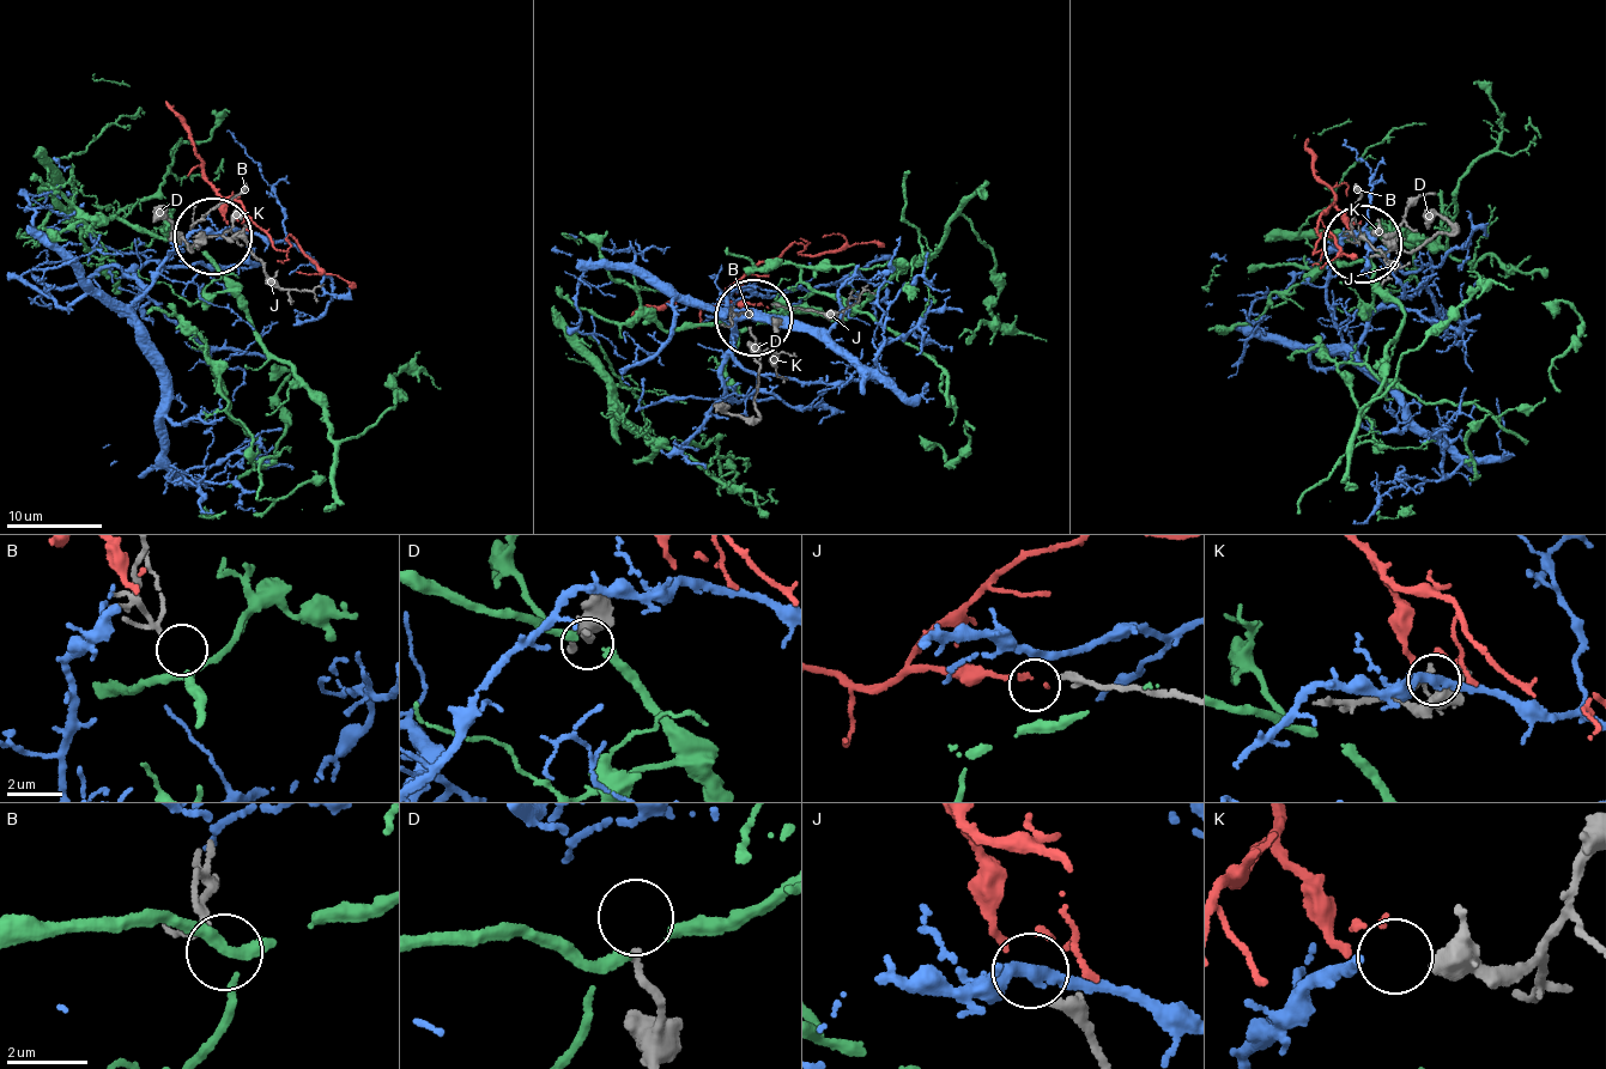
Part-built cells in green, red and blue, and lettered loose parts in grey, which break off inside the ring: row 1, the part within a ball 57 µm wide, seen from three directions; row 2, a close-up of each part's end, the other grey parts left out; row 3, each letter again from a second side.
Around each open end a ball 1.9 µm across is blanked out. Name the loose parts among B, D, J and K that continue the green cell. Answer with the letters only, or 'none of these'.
none of these

